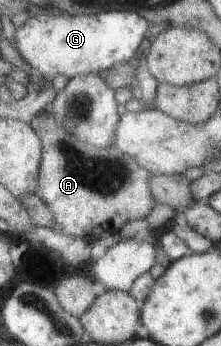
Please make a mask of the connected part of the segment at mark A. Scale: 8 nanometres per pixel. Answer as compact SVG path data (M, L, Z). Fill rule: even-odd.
M49 108L37 115L31 121L31 125L37 130L44 143L40 182L35 194L51 208L56 219L55 229L76 238L88 239L93 244L101 234L121 233L126 223L144 220L151 215L153 207L158 203L150 186L154 173L142 166L132 155L127 155L119 148L98 148L81 141L75 133L69 133L63 124L50 115Z

